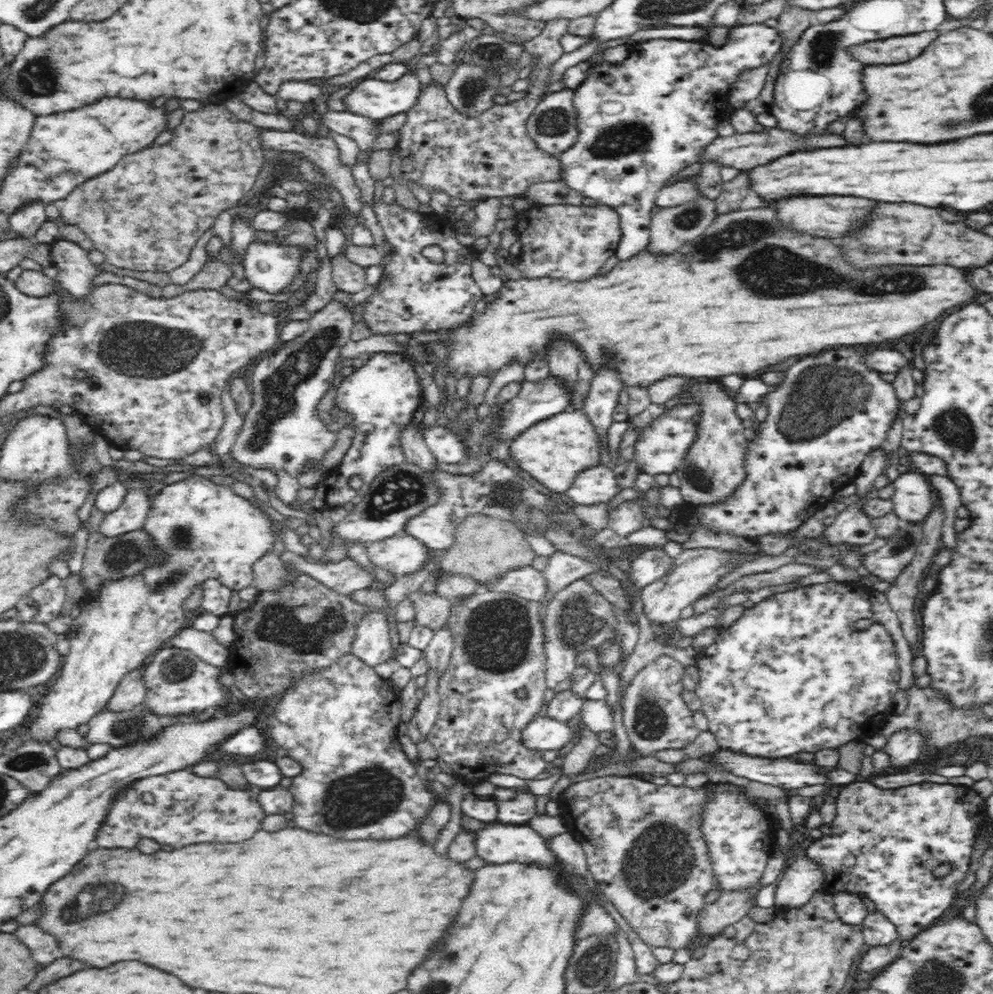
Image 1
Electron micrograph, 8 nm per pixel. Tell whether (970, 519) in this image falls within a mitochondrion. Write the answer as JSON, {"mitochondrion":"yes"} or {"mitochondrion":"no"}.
{"mitochondrion":"no"}

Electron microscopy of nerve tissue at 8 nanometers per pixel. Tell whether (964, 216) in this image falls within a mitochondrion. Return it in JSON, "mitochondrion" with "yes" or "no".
{"mitochondrion":"no"}

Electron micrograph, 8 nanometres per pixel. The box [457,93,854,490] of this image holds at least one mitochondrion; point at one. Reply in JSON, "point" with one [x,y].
{"point":[625,138]}

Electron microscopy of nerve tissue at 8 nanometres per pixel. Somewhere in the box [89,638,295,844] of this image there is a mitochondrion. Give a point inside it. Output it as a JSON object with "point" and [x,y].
{"point":[178,667]}

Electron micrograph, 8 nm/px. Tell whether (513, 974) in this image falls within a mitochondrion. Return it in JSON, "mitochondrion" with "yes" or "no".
{"mitochondrion":"no"}

